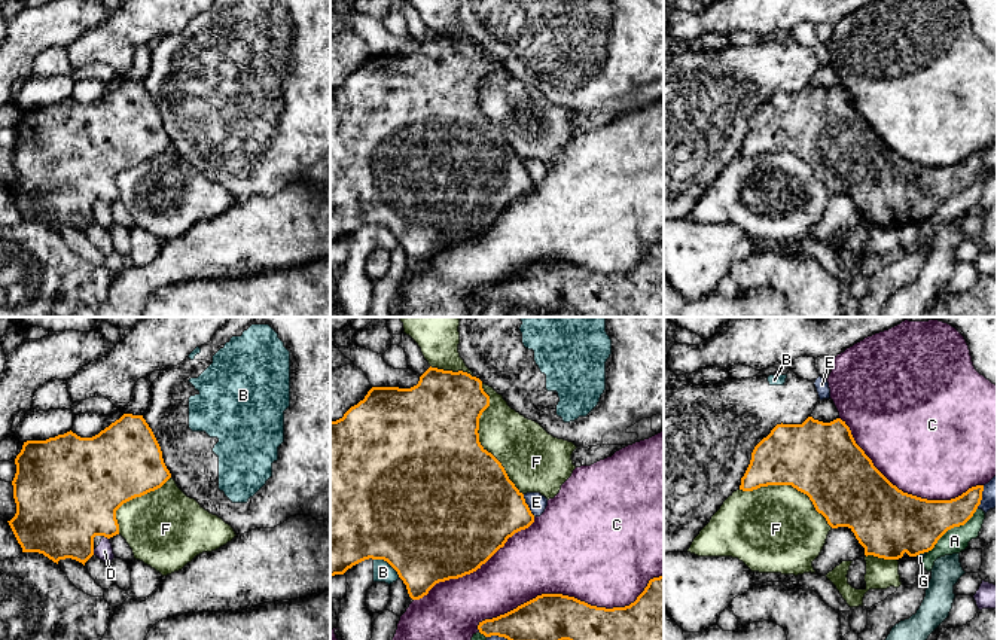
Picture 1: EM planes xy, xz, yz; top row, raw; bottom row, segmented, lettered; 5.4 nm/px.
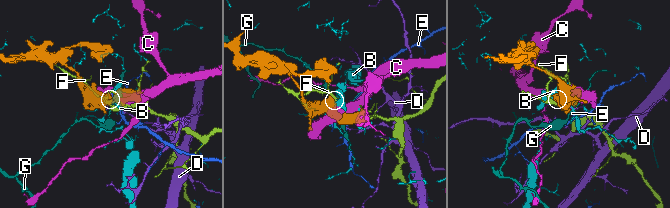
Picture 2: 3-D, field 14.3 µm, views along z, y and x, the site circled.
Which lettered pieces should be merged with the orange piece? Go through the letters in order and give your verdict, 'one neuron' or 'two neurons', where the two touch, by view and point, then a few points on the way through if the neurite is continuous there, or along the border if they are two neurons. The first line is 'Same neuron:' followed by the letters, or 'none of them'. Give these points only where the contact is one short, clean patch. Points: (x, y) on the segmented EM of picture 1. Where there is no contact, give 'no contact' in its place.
Same neuron: none of them
A: two neurons | yz (953, 527)
B: two neurons | xz (387, 561)
C: two neurons | xz (570, 597)
D: two neurons | xy (106, 536)
E: two neurons | xz (527, 506)
F: two neurons | xz (478, 439)
G: two neurons | yz (920, 552)

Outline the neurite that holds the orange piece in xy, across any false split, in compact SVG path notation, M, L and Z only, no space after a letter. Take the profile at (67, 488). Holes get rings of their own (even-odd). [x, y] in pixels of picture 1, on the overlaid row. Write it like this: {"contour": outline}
{"contour": "M124 414L92 438L70 430L46 441L27 441L15 464L16 513L7 522L22 552L43 554L57 564L71 558L85 566L94 555L95 536L119 534L116 511L171 478L152 429L143 415L132 414Z"}

